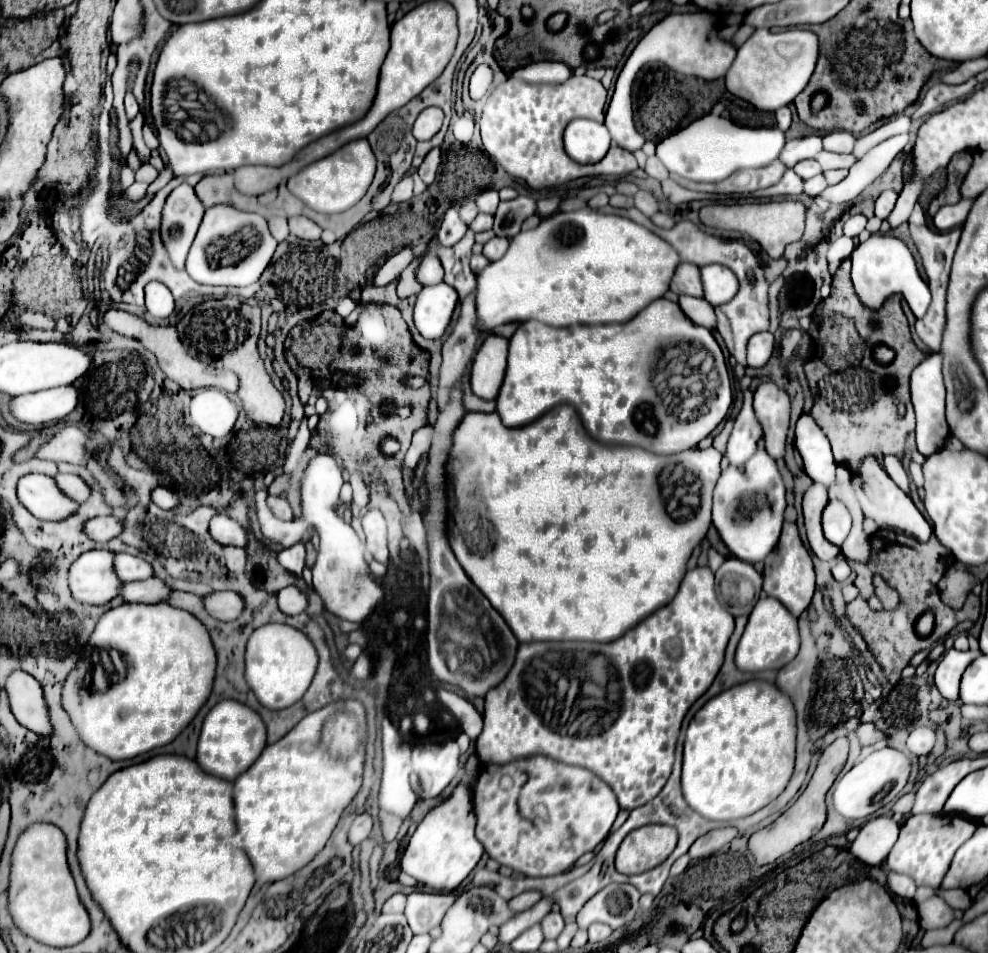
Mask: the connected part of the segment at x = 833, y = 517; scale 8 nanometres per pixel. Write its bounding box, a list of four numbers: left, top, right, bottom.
[823,501,851,545]

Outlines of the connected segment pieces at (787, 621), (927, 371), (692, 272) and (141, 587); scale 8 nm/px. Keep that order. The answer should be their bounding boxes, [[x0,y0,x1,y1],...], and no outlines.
[[735,597,799,671],[911,365,951,455],[671,263,703,297],[121,577,173,603]]

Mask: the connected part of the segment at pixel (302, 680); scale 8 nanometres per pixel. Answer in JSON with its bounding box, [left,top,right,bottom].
[245,623,317,709]

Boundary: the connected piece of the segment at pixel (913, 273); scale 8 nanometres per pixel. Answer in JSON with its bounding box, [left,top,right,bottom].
[851,235,931,317]

